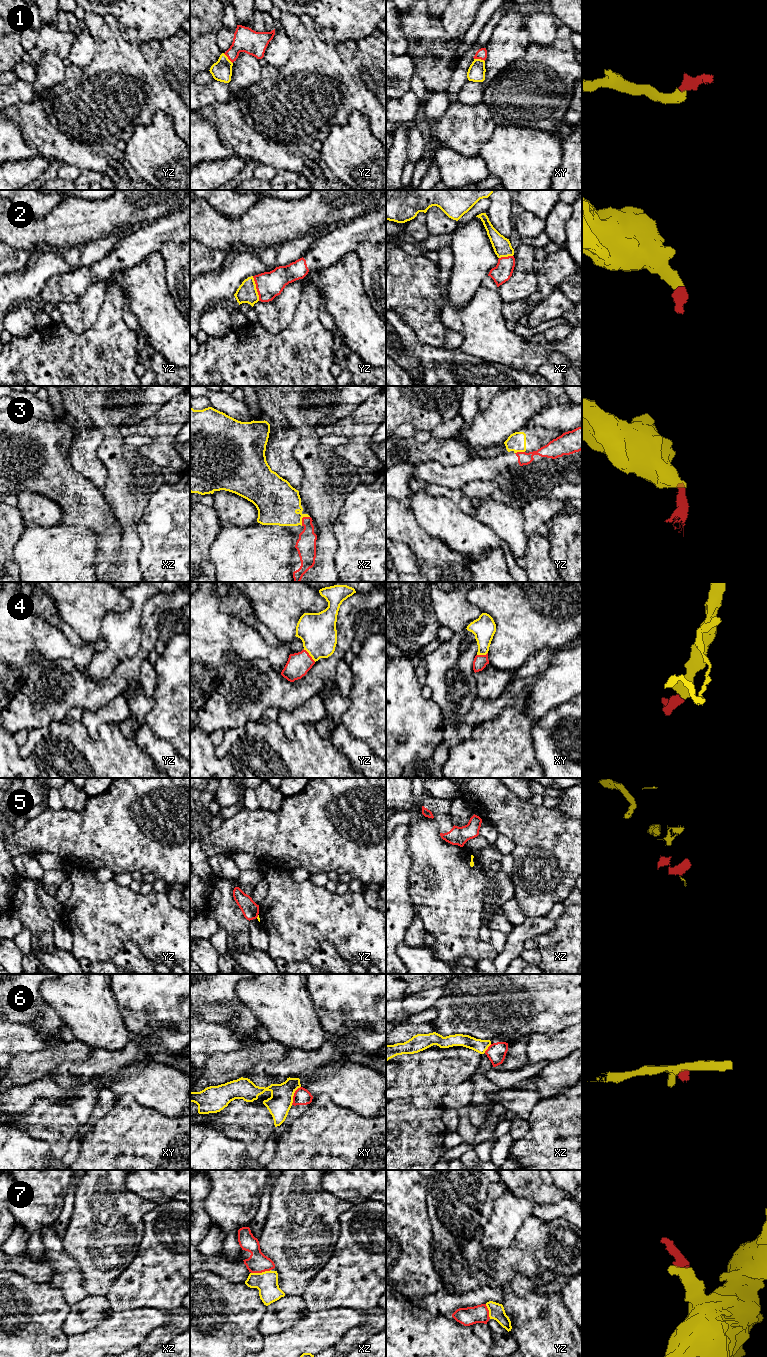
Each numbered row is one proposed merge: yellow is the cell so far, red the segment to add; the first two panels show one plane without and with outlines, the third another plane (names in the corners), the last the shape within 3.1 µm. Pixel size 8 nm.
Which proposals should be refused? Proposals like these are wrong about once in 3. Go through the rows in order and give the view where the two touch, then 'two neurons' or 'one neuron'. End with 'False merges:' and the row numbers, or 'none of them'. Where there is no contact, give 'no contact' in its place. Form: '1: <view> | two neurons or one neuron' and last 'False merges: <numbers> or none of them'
1: xy | one neuron
2: yz | one neuron
3: xz | two neurons
4: yz | one neuron
5: yz | two neurons
6: xy | two neurons
7: xz | one neuron
False merges: 3, 5, 6

